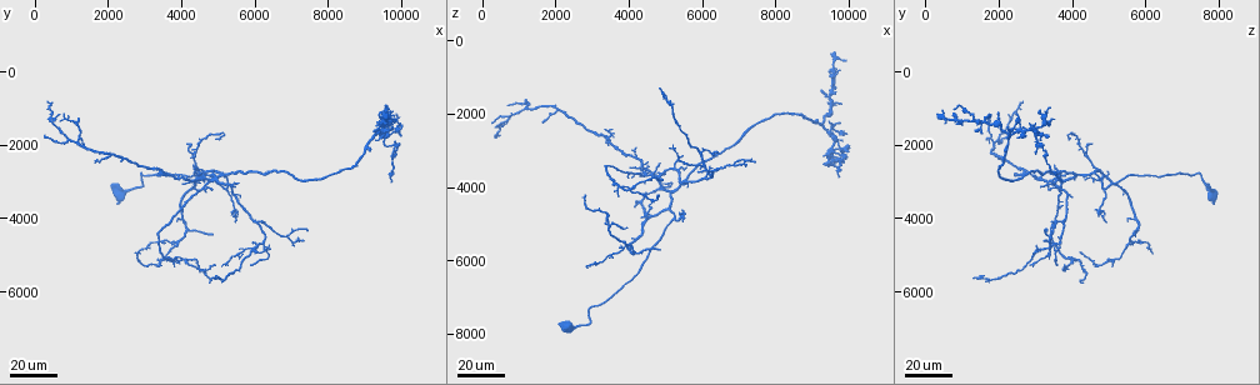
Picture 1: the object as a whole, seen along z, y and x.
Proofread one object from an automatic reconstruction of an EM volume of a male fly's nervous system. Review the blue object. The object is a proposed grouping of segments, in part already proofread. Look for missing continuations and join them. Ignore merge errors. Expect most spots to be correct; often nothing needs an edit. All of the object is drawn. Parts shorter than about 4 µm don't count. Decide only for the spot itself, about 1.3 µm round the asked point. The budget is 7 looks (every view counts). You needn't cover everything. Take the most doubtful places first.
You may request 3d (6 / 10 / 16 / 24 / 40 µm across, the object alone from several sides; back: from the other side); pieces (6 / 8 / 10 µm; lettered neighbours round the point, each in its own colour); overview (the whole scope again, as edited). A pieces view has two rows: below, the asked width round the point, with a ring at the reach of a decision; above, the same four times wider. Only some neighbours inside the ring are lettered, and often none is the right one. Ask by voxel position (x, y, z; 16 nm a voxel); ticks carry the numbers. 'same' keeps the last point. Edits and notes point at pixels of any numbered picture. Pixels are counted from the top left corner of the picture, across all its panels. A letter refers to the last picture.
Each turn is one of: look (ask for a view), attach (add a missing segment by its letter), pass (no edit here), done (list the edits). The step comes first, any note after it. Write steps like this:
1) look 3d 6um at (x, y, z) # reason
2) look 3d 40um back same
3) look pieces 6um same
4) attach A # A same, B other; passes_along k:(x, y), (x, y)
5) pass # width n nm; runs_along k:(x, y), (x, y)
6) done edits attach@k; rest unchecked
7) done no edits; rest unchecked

look 3d 24um at (4800, 4500, 5600) # an open end

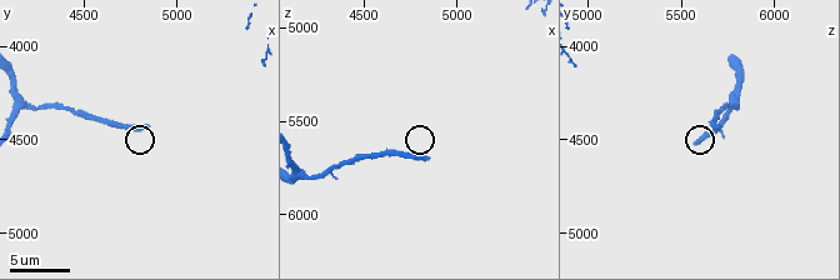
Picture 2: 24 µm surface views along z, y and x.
look pieces 10um at (4840, 4420, 5700) # see the neighbours

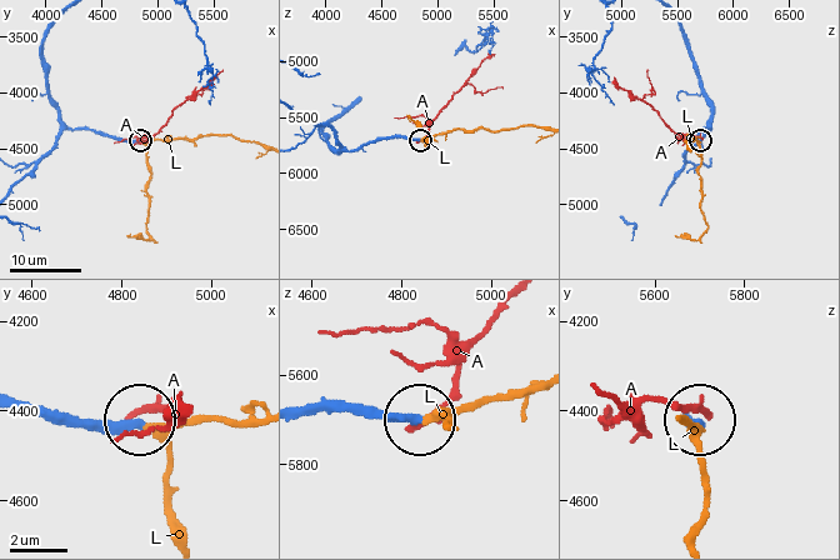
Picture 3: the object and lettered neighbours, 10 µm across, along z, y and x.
attach L # width 280 nm; A other, L same; passes_along 3:(68, 413), (101, 425), (259, 418); the neuron continues

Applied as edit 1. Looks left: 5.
look overview

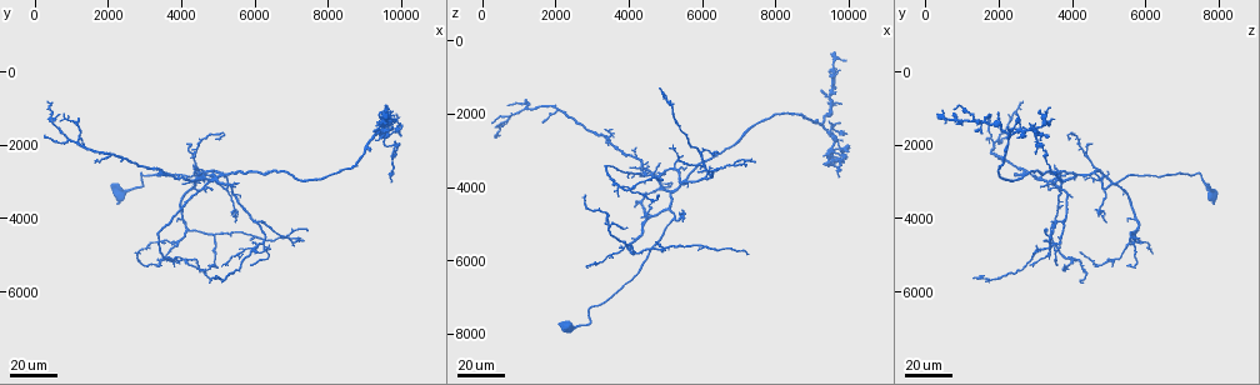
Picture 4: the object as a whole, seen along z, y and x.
look 3d 40um at (9800, 1100, 3300) # thin end

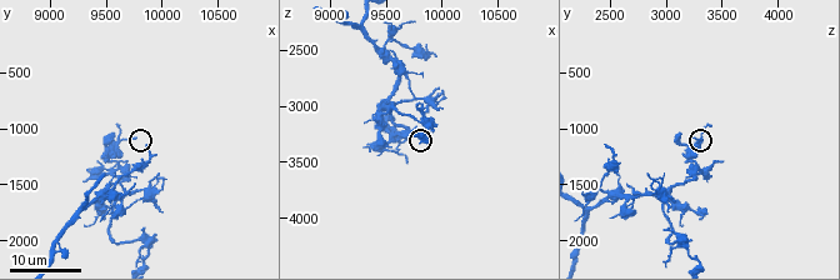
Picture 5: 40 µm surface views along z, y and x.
look pieces 8um at (9760, 1100, 3240) # see the neighbours

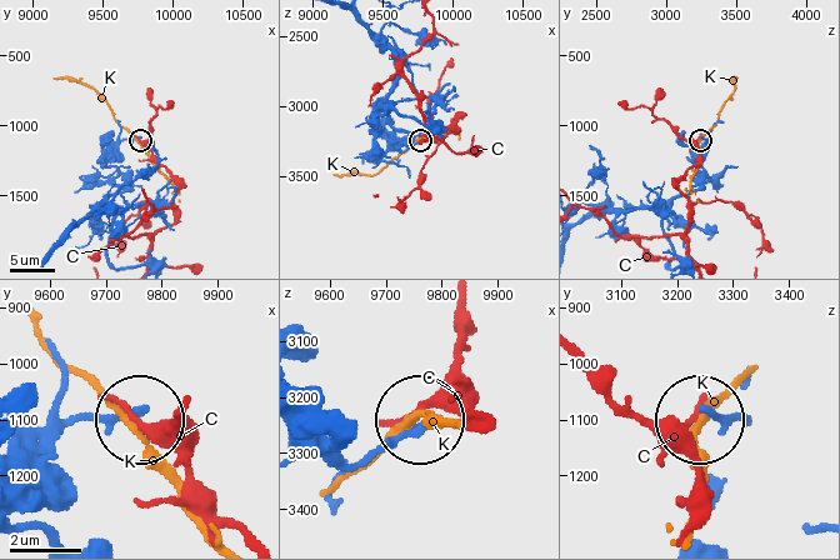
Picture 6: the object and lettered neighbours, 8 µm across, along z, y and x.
pass # width 200 nm; C other, K other; runs_along 6:(60, 538), (48, 520), (54, 440), (78, 421), (138, 413); none of them fits

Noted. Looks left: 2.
look 3d 24um at (4800, 5300, 5500) # thin end

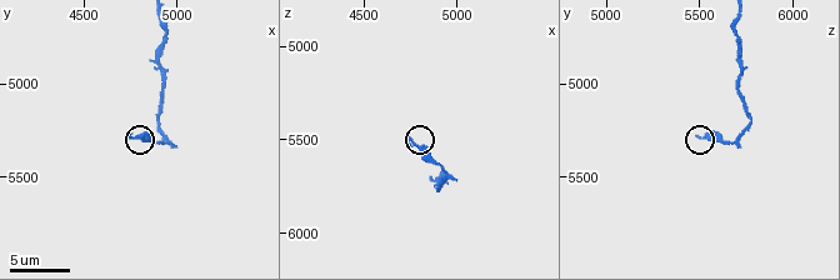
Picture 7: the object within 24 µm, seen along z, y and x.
look pieces 6um at (4740, 5280, 5480) # see the neighbours

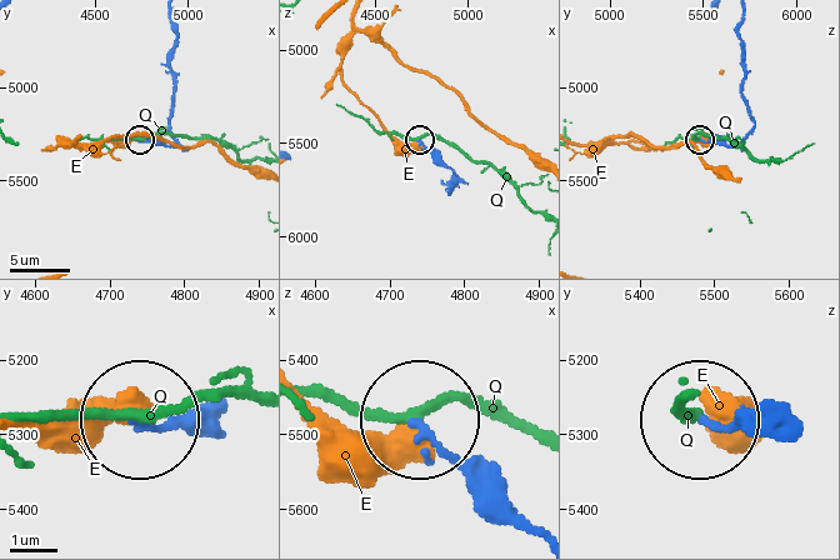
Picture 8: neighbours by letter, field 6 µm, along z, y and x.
pass # E other, Q other; runs_along 8:(538, 534), (421, 426); none of them fits

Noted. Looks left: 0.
done edits attach@3; rest unchecked

